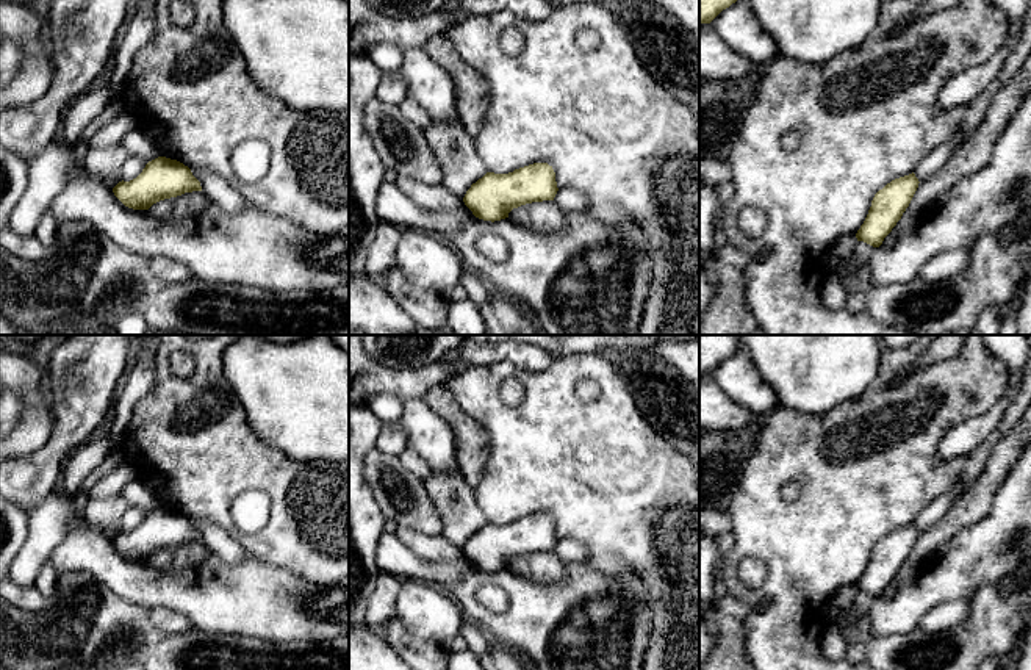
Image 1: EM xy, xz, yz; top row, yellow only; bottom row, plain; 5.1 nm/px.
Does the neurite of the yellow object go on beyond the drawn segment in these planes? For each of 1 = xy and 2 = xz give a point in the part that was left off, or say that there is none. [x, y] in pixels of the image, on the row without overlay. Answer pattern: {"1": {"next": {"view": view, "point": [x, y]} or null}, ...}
{"1": {"next": null}, "2": {"next": null}}

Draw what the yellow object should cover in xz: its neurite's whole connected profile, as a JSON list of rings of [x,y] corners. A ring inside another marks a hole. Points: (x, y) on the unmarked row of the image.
[[[533,513],[508,524],[487,523],[471,535],[463,553],[476,568],[494,573],[521,556],[554,551],[557,542],[552,517]]]

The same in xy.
[[[166,507],[149,512],[136,529],[113,539],[114,546],[133,560],[149,560],[160,551],[192,542],[202,542],[202,537],[191,520]]]

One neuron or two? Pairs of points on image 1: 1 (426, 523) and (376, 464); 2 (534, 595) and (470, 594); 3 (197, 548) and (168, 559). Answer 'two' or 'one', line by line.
1: one
2: one
3: one

